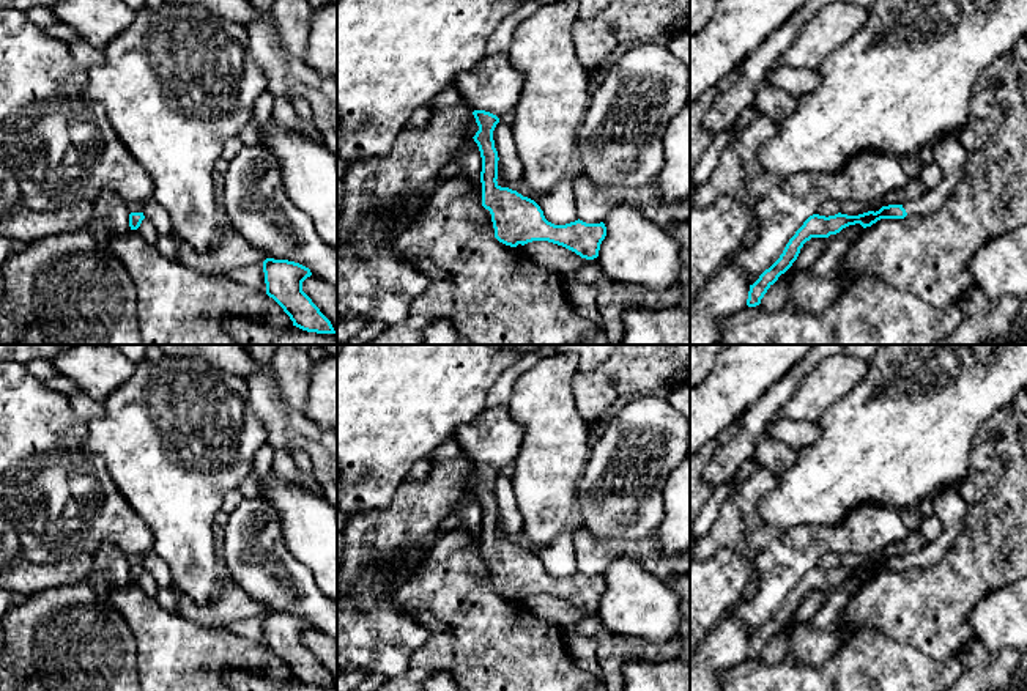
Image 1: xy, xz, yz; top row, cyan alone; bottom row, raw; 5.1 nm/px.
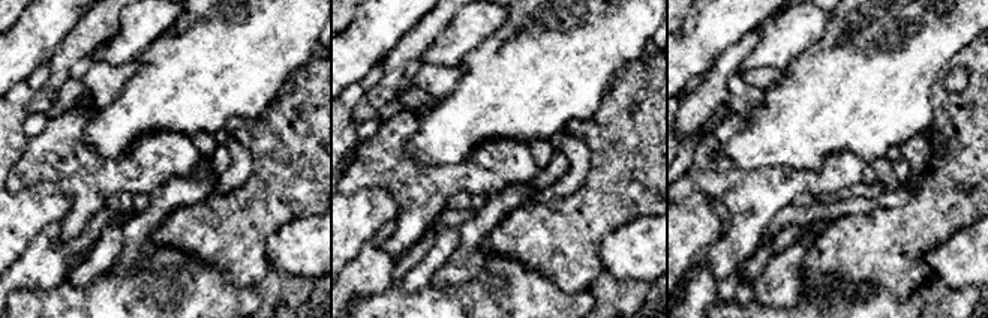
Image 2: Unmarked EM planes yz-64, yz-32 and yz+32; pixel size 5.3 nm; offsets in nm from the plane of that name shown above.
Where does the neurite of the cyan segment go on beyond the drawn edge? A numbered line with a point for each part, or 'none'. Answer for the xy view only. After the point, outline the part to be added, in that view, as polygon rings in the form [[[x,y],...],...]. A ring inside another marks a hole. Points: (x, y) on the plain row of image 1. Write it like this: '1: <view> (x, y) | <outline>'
none

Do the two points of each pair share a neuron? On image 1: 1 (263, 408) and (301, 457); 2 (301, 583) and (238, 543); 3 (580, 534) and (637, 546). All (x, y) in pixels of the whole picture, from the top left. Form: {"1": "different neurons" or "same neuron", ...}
{"1": "different neurons", "2": "same neuron", "3": "same neuron"}

